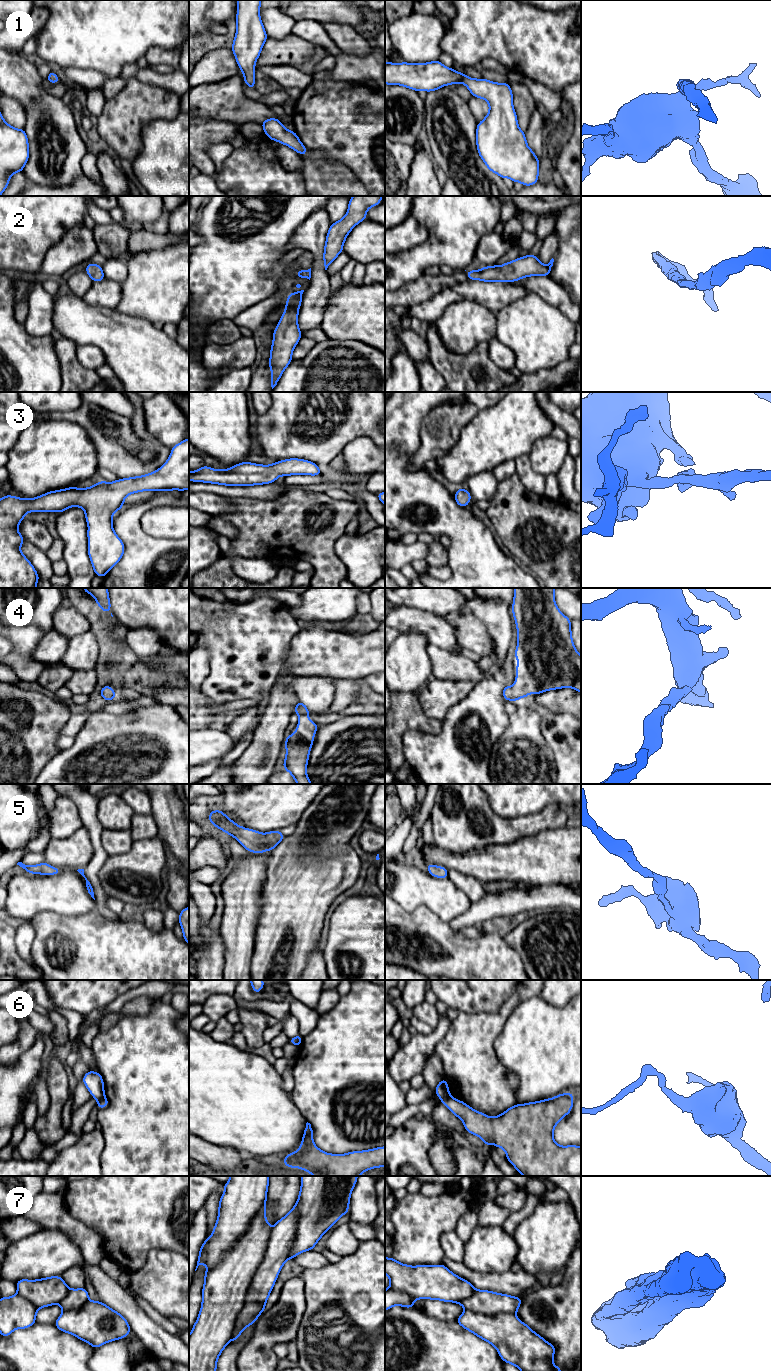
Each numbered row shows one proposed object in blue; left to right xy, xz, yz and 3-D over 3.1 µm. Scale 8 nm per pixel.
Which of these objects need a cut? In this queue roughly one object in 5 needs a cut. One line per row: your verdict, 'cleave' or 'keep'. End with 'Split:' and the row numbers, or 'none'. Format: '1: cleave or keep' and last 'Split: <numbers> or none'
1: keep
2: keep
3: keep
4: keep
5: keep
6: cleave
7: keep
Split: 6

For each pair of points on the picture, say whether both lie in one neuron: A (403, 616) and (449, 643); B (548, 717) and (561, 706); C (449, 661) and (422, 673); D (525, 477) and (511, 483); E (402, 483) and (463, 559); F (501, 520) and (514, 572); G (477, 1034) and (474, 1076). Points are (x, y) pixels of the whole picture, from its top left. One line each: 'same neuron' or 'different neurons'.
A: same neuron
B: different neurons
C: different neurons
D: different neurons
E: same neuron
F: different neurons
G: same neuron

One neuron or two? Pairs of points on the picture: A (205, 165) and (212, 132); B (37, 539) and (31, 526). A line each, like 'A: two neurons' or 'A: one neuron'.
A: one neuron
B: one neuron

